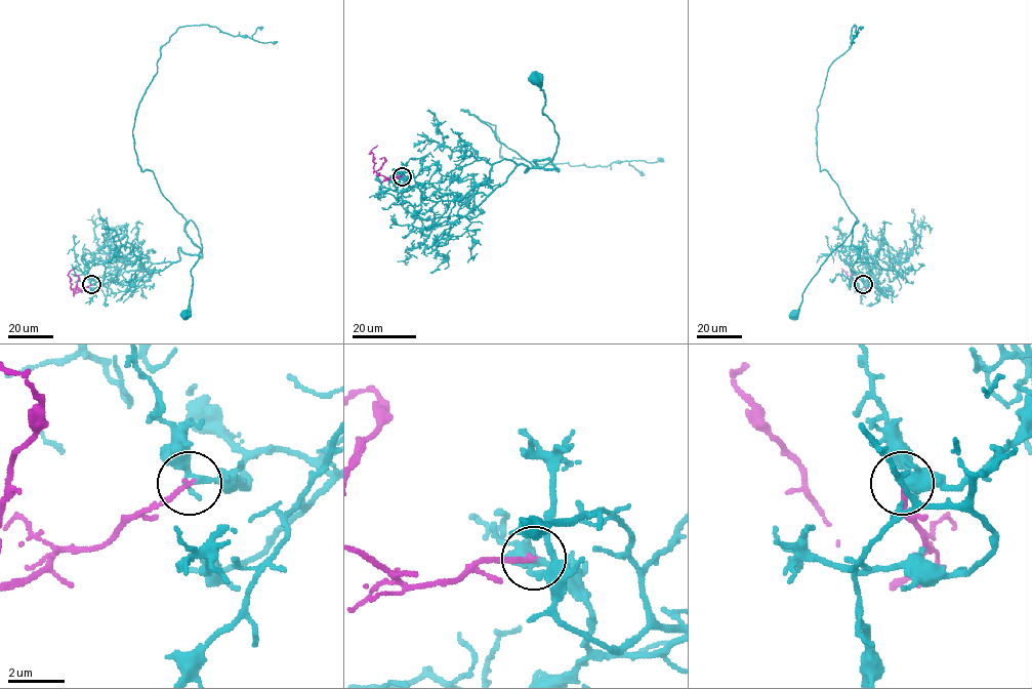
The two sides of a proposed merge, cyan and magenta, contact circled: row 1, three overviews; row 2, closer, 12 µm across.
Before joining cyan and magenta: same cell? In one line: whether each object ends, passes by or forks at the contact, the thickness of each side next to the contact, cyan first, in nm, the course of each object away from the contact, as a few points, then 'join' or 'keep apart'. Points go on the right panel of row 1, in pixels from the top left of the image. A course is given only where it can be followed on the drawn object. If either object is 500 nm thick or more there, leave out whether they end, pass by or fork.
cyan forks there; magenta ends there; 130 nm thick on the cyan side, 190 nm on the other; cyan runs (863, 284), (880, 289), (852, 270), (861, 251), (852, 244), (857, 220), (793, 316); magenta runs (863, 284), (863, 292), (841, 268); join

